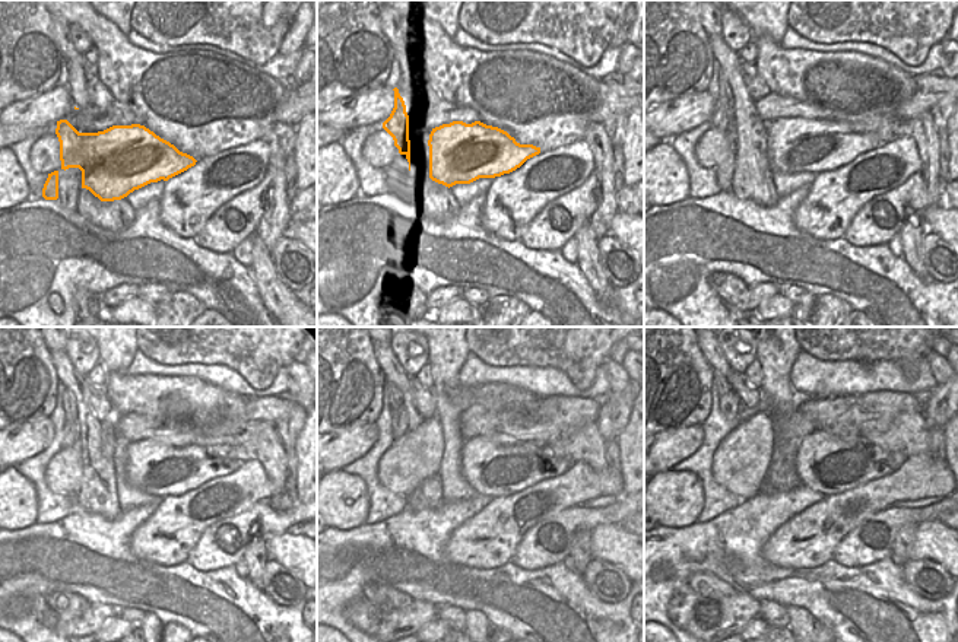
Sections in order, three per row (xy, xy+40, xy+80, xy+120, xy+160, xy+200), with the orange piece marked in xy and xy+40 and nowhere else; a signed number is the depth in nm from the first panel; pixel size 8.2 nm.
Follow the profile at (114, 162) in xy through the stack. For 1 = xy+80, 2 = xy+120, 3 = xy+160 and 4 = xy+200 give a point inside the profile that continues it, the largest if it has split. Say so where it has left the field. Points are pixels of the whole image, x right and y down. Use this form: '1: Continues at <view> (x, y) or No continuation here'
1: Continues at xy+80 (793, 145)
2: Continues at xy+120 (155, 469)
3: Continues at xy+160 (489, 469)
4: Continues at xy+200 (824, 463)

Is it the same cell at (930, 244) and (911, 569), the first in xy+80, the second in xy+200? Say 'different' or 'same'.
same

